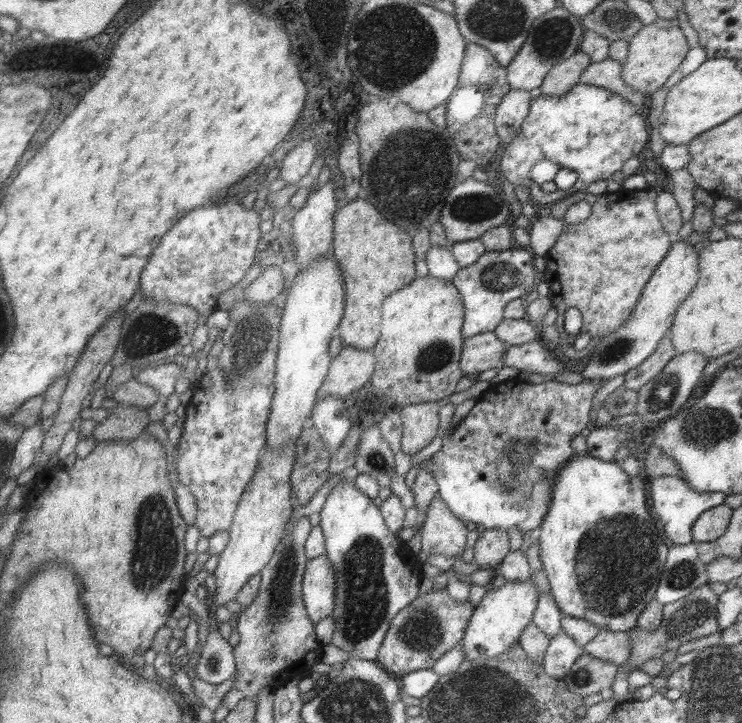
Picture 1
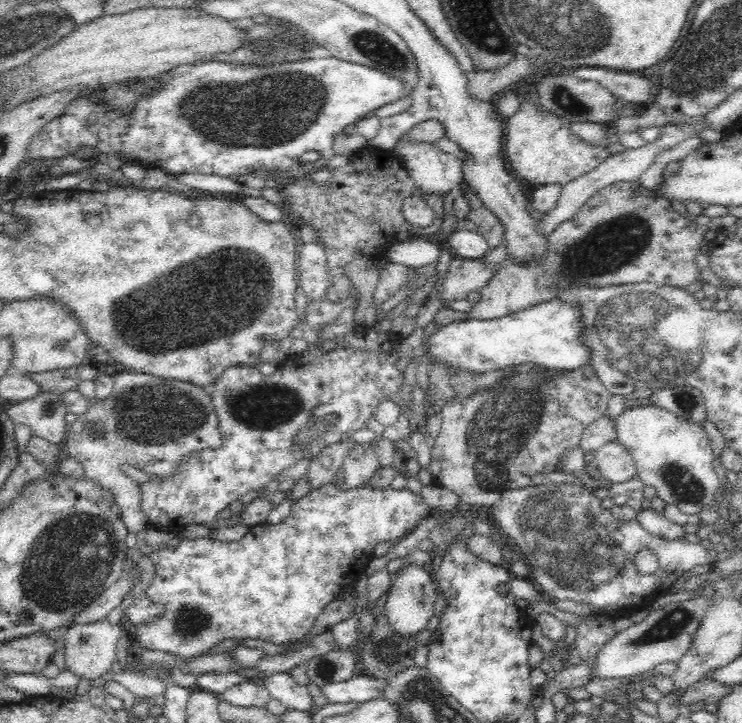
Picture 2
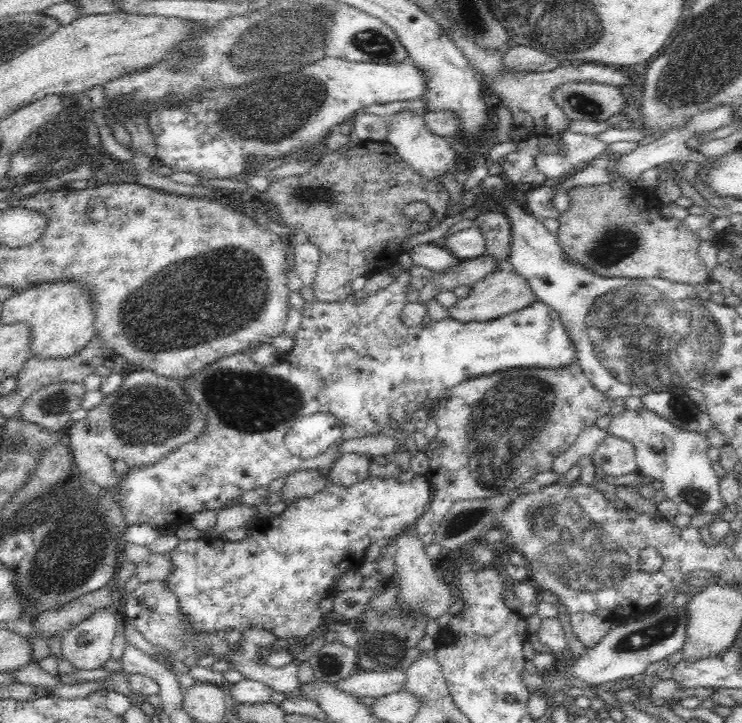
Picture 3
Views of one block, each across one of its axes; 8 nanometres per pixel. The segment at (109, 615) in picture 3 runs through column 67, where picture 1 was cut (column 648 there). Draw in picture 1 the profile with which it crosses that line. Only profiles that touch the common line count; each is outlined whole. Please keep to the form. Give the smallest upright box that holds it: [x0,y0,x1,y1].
[625,584,719,672]

